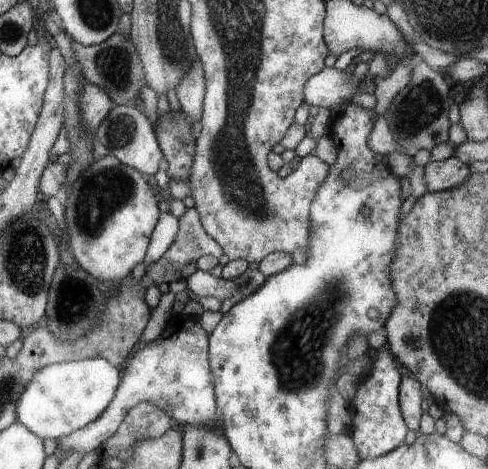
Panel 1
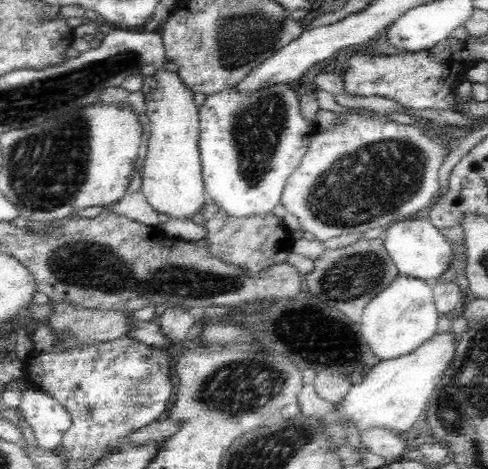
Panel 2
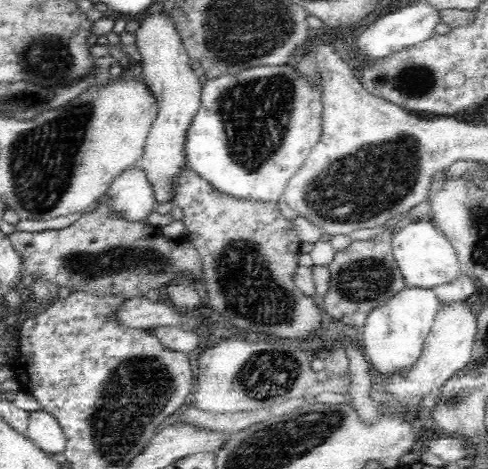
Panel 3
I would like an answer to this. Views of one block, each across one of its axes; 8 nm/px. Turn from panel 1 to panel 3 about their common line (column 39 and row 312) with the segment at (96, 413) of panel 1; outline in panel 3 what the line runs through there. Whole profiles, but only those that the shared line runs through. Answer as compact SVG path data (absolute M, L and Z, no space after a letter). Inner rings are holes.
M406 288L402 290L402 294L394 296L382 308L374 310L374 314L368 316L362 332L364 352L368 356L368 364L374 366L384 380L388 380L390 376L408 374L412 368L416 368L440 306L442 300L436 296L434 290Z

